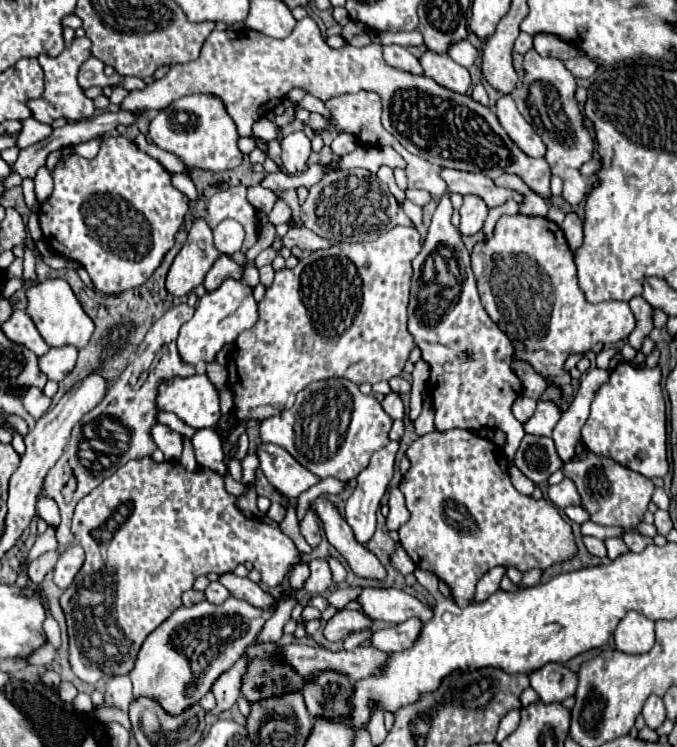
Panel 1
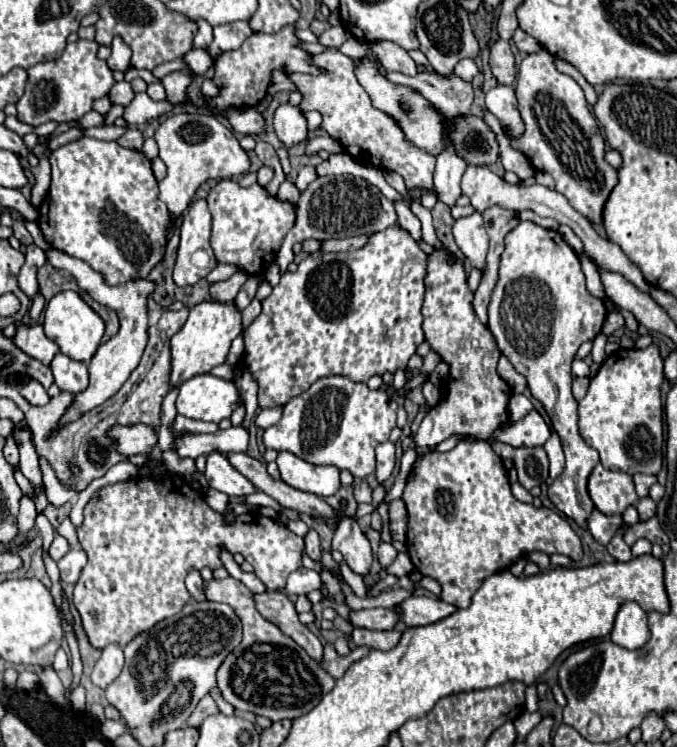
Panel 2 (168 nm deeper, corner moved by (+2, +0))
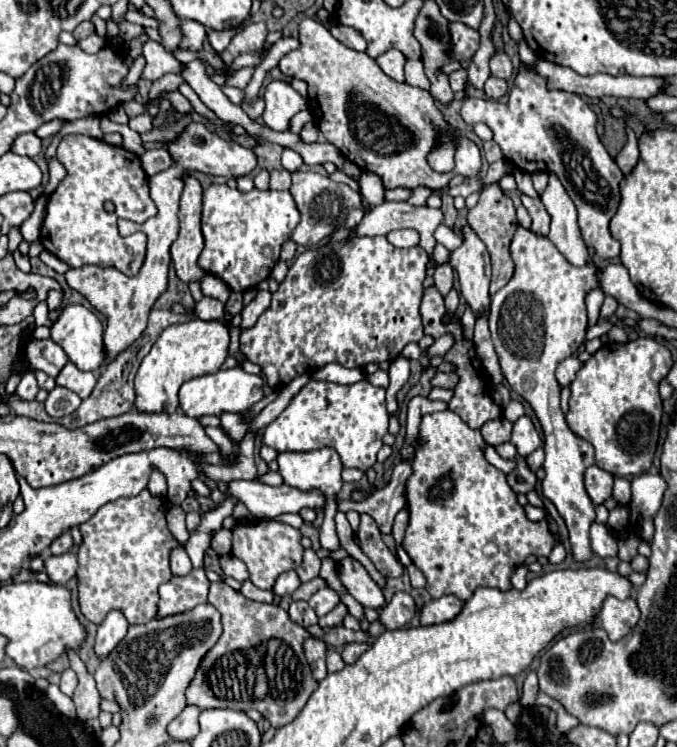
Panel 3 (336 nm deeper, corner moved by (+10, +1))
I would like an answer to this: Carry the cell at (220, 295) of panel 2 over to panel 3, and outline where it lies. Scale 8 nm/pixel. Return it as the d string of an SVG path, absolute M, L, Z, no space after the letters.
M202 297L202 301L198 301L198 305L196 305L196 313L198 313L198 319L202 319L202 321L222 321L222 323L226 323L224 305L218 299Z

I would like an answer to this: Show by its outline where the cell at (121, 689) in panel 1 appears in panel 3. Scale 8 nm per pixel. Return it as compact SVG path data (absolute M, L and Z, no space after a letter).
M112 609L106 619L98 625L98 635L96 635L96 653L100 657L106 657L118 643L120 639L124 639L128 629L128 621L124 617L122 611Z

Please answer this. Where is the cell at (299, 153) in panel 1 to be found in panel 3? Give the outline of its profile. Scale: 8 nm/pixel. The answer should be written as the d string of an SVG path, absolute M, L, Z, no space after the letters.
M272 79L266 85L264 101L266 101L266 109L262 119L274 131L288 131L290 119L298 111L306 109L306 99L300 97L300 93L296 93L290 83L280 79Z

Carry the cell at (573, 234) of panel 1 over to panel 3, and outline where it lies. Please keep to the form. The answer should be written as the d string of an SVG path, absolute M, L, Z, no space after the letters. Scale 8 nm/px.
M596 289L596 291L588 293L588 299L586 299L586 305L588 305L588 327L598 323L602 301L604 301L604 291L602 289Z

